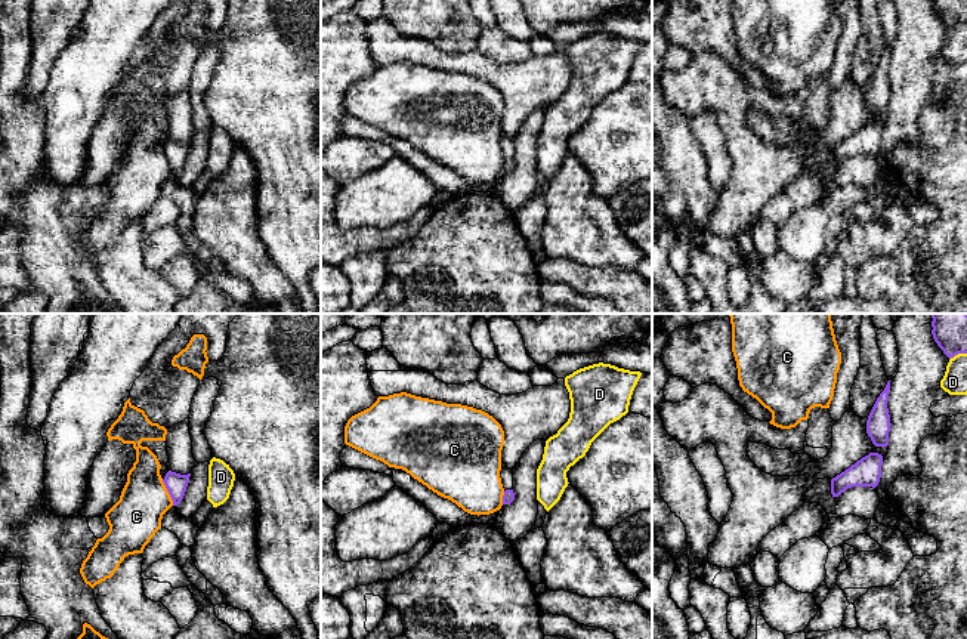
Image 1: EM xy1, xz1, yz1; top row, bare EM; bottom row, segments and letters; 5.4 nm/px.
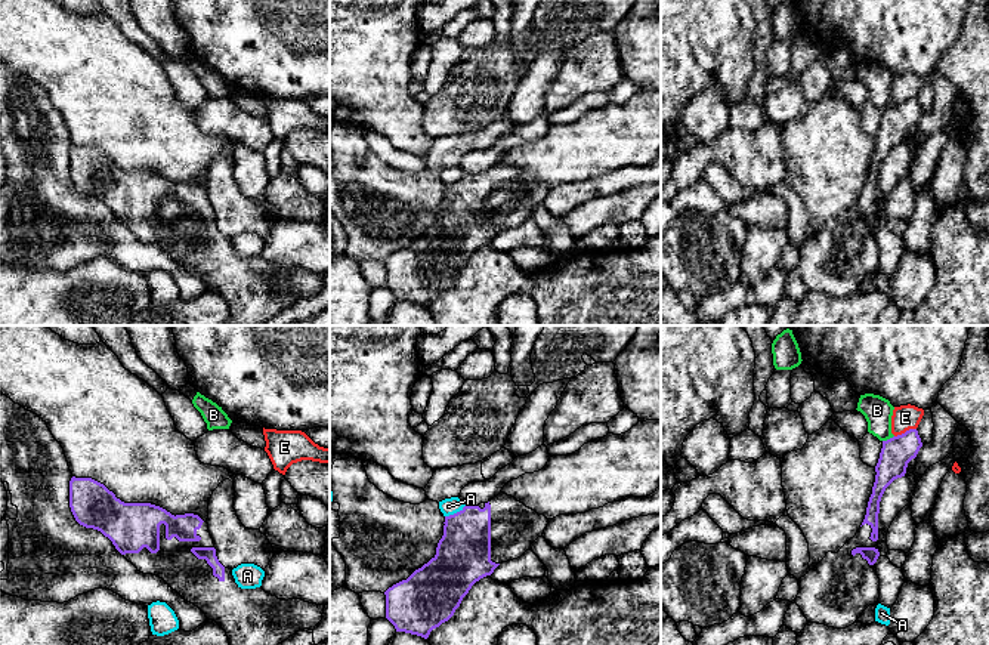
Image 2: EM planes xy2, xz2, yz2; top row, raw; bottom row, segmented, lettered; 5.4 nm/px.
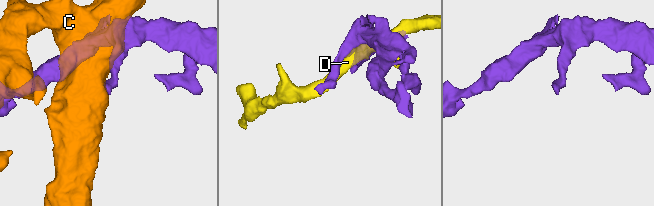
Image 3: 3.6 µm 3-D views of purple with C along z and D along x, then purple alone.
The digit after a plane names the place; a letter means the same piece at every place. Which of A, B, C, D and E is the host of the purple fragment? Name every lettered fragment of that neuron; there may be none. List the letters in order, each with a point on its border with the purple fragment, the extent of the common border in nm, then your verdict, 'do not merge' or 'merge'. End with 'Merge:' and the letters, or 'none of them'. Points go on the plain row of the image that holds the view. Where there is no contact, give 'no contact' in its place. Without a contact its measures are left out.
A: xz2 (457, 181) | 140 nm | do not merge
B: yz2 (887, 108) | 70 nm | do not merge
C: xy1 (169, 161) | 160 nm | do not merge
D: yz1 (957, 22) | 100 nm | do not merge
E: yz2 (906, 99) | 130 nm | do not merge
Merge: none of them

